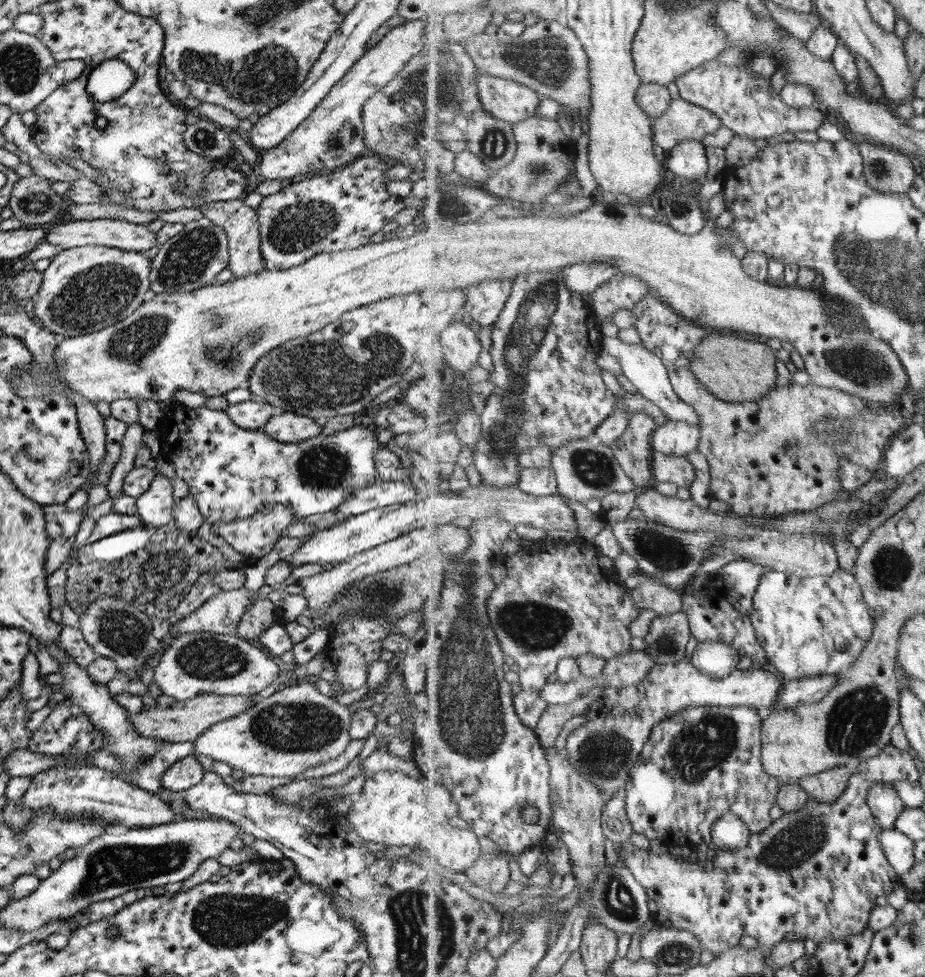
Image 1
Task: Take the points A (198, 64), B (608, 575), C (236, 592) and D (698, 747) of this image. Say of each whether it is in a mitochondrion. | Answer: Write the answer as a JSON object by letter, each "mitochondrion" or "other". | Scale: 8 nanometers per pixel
{"A":"mitochondrion","B":"other","C":"other","D":"mitochondrion"}

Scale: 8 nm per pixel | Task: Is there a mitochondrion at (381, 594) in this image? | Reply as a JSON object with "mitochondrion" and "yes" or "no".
{"mitochondrion":"yes"}

